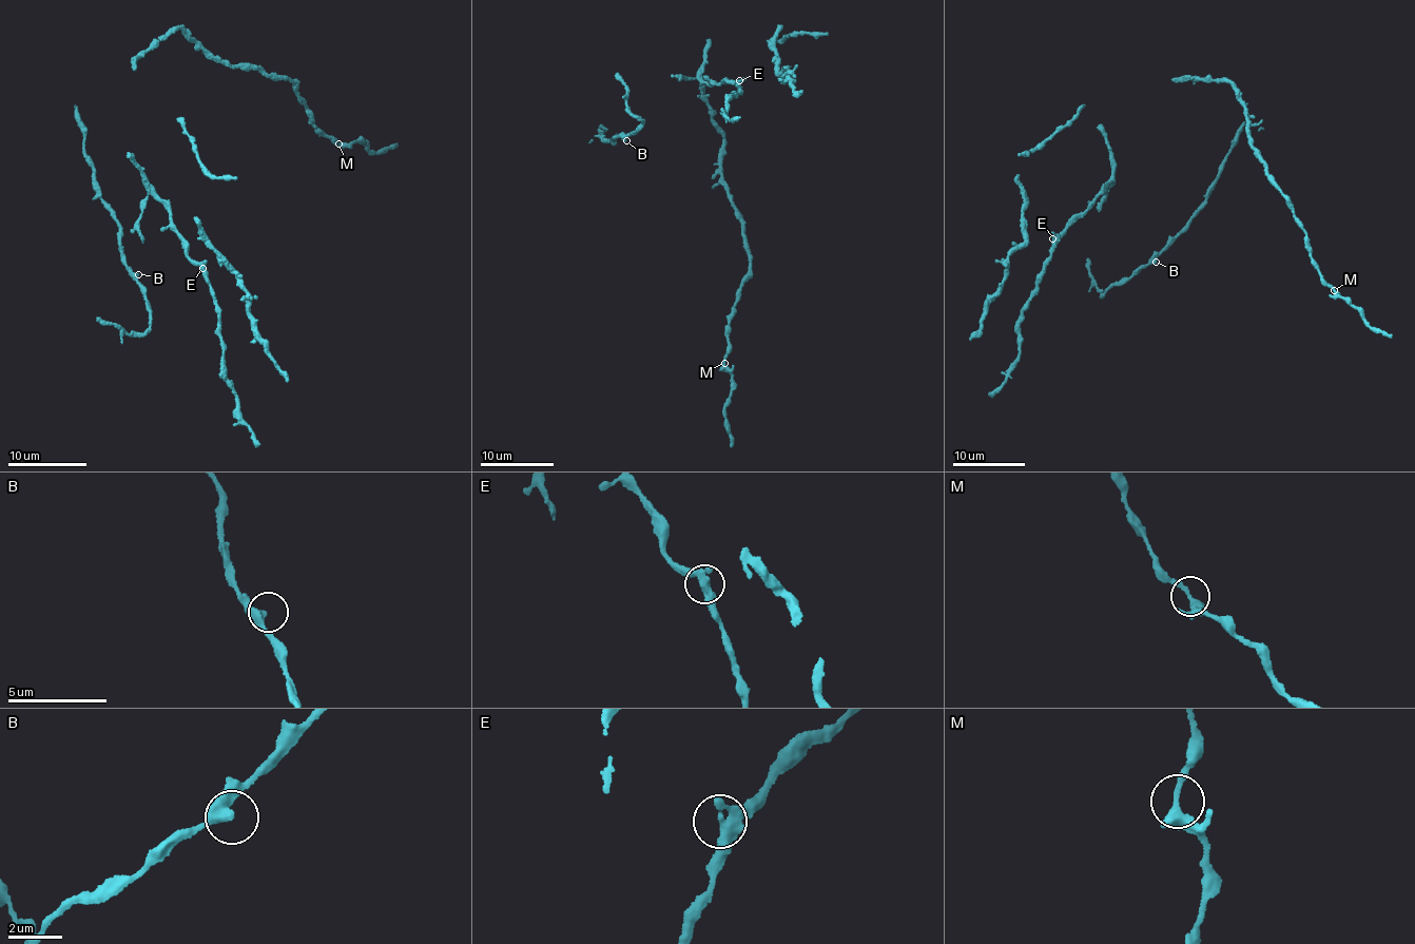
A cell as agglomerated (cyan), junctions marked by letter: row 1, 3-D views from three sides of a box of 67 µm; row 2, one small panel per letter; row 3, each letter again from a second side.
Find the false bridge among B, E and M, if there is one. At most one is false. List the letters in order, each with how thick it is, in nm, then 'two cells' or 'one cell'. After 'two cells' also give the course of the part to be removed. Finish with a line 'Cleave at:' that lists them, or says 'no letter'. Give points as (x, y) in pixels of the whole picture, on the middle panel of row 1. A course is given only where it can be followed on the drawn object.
B: calibre 360 nm; one cell
E: calibre 440 nm; one cell
M: calibre 380 nm; one cell
Cleave at: no letter

